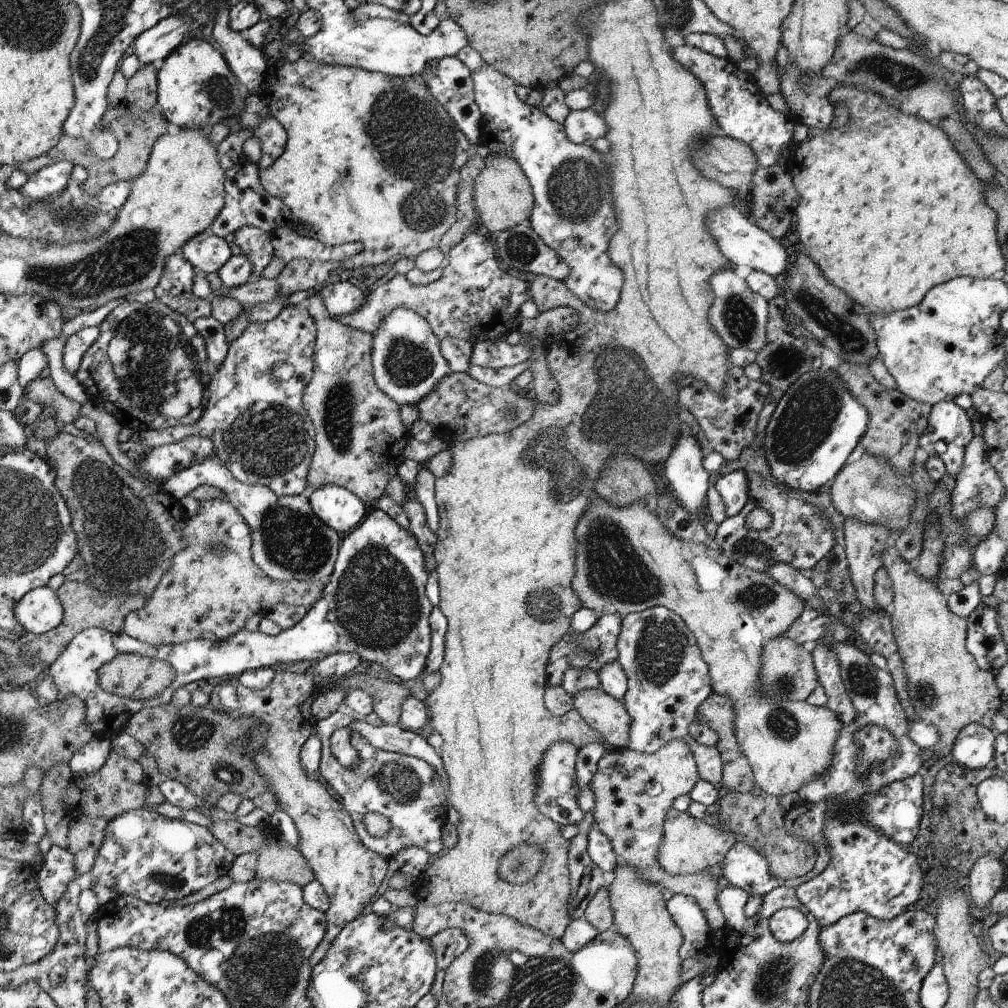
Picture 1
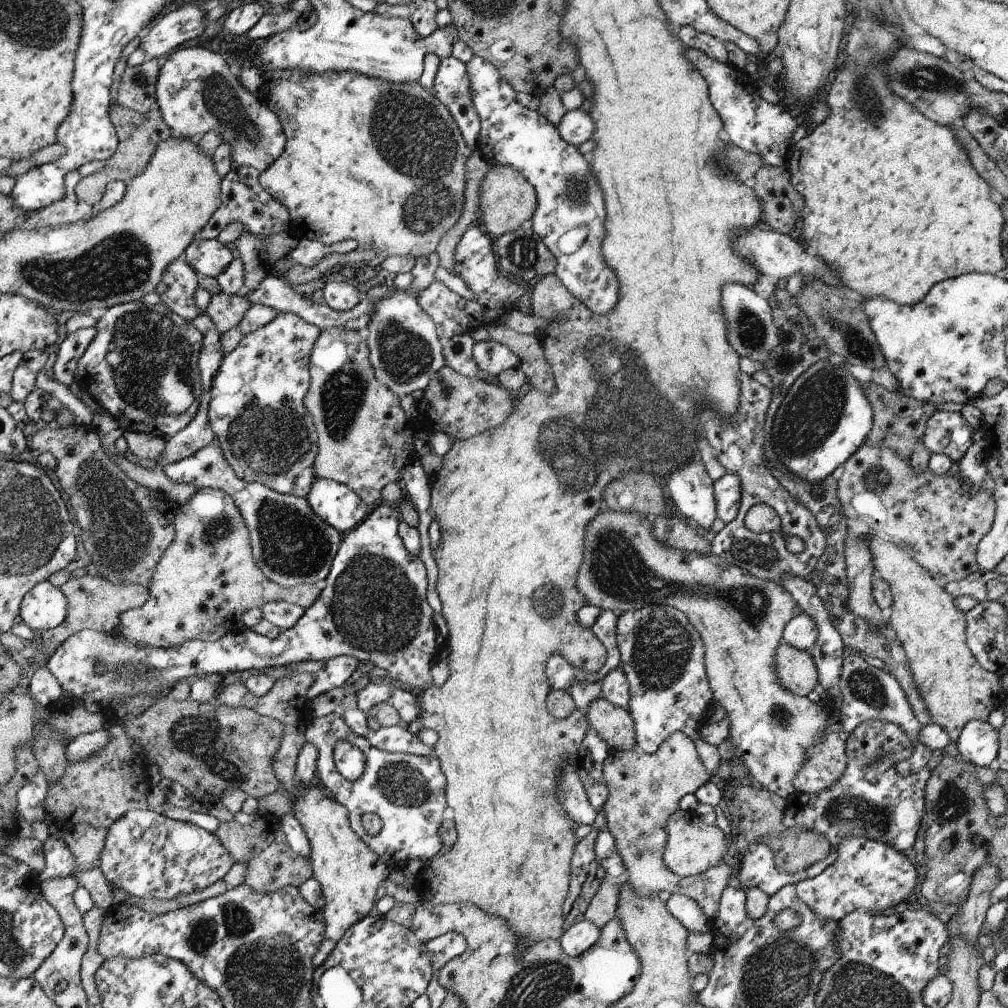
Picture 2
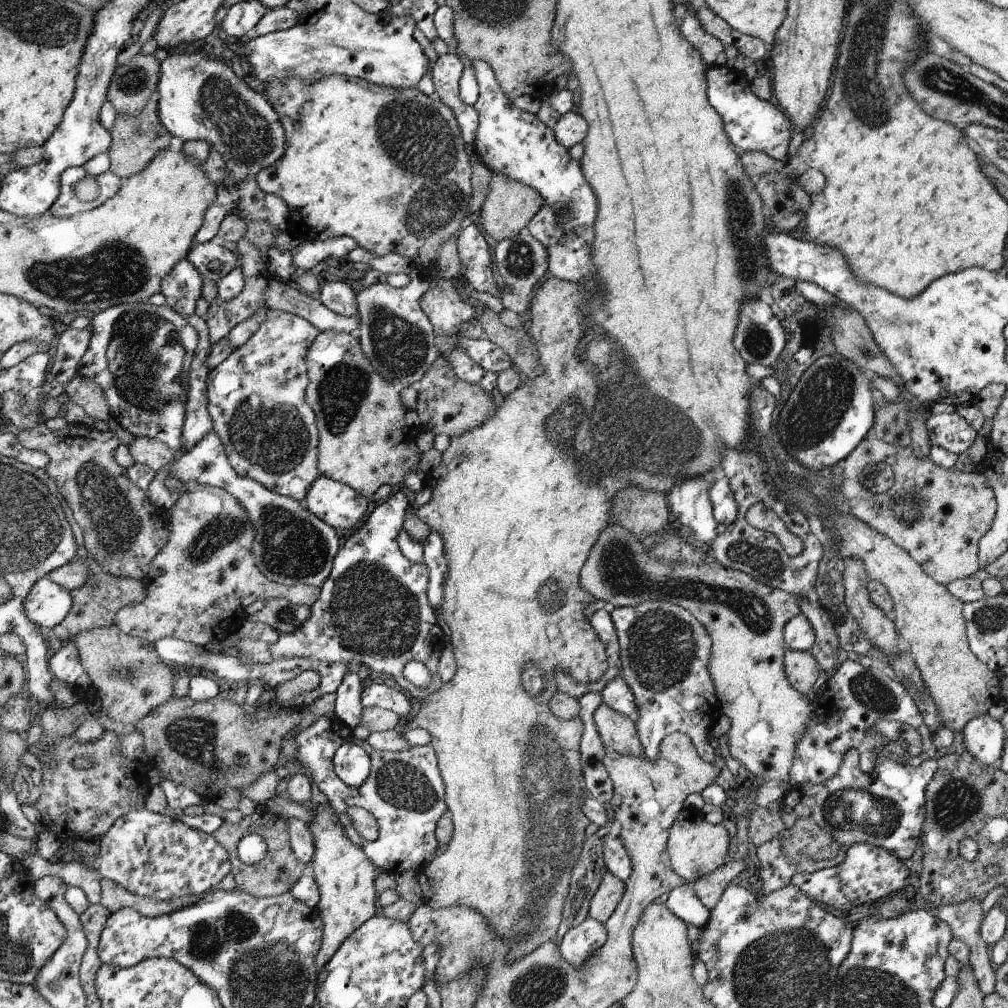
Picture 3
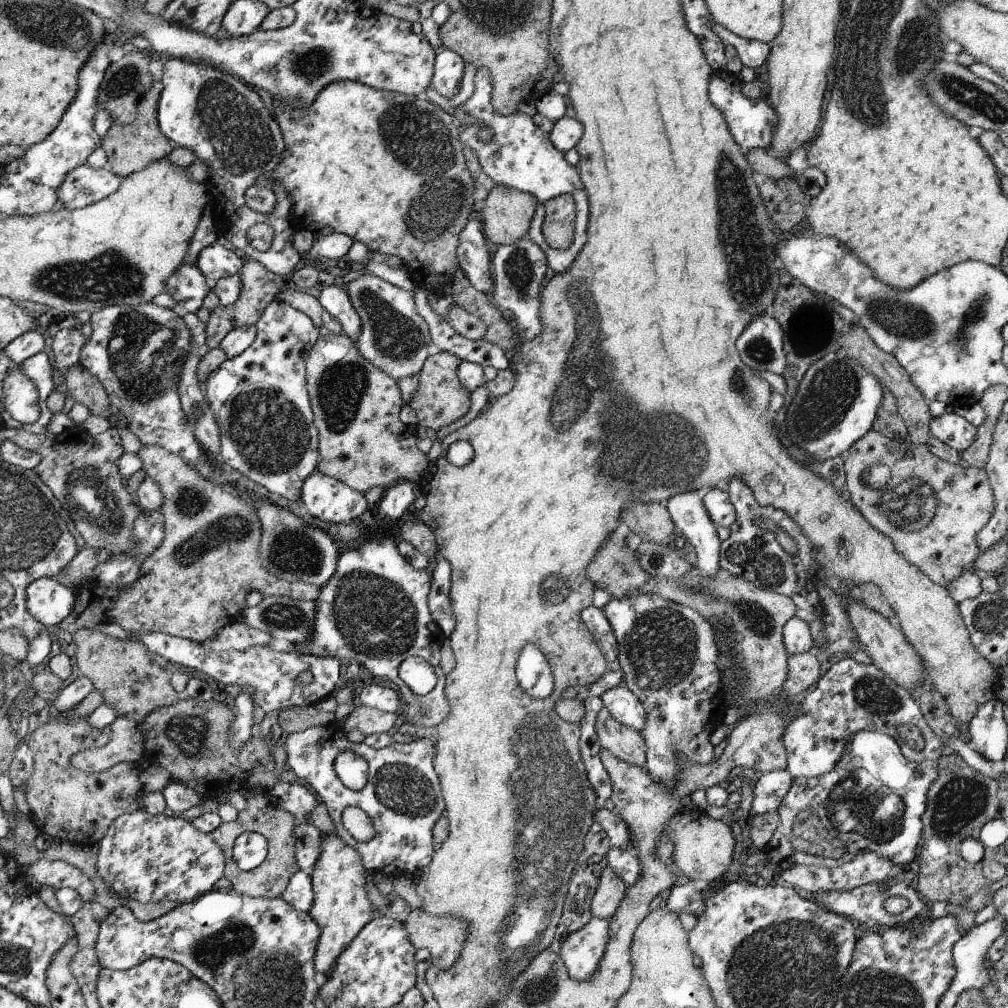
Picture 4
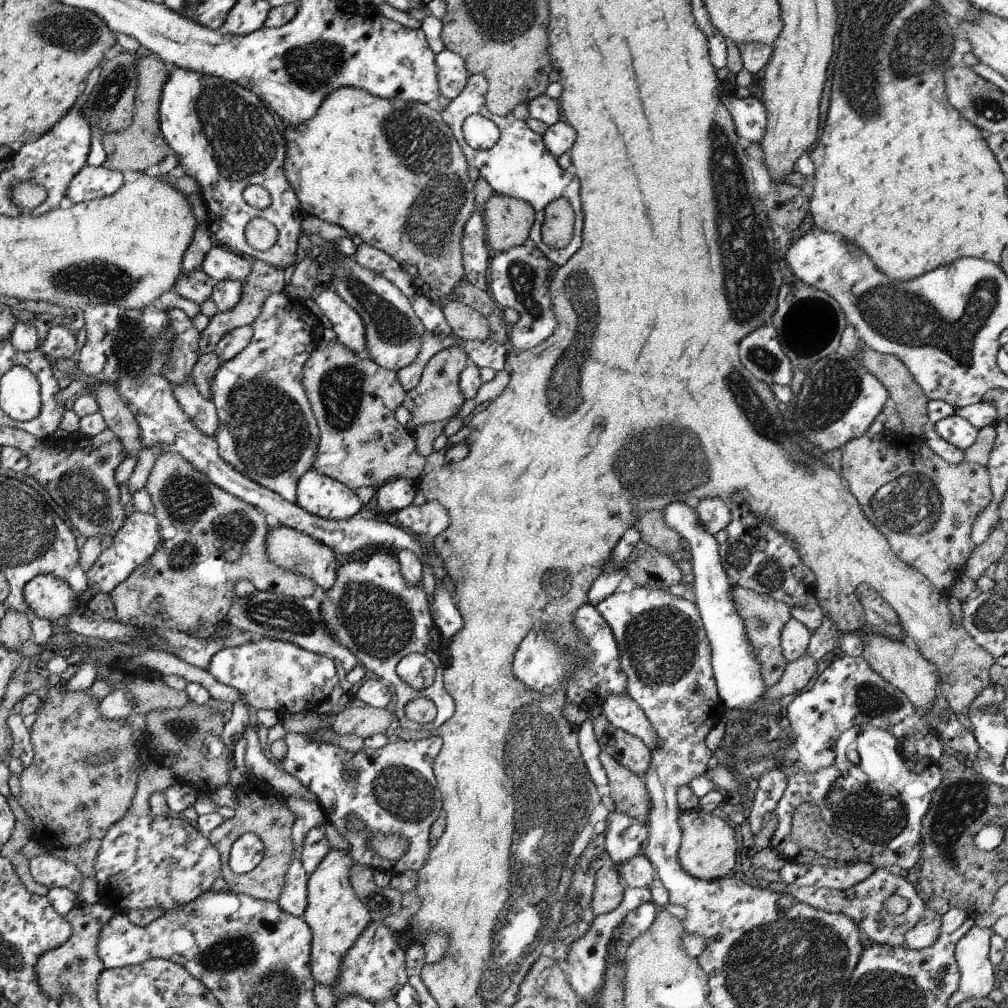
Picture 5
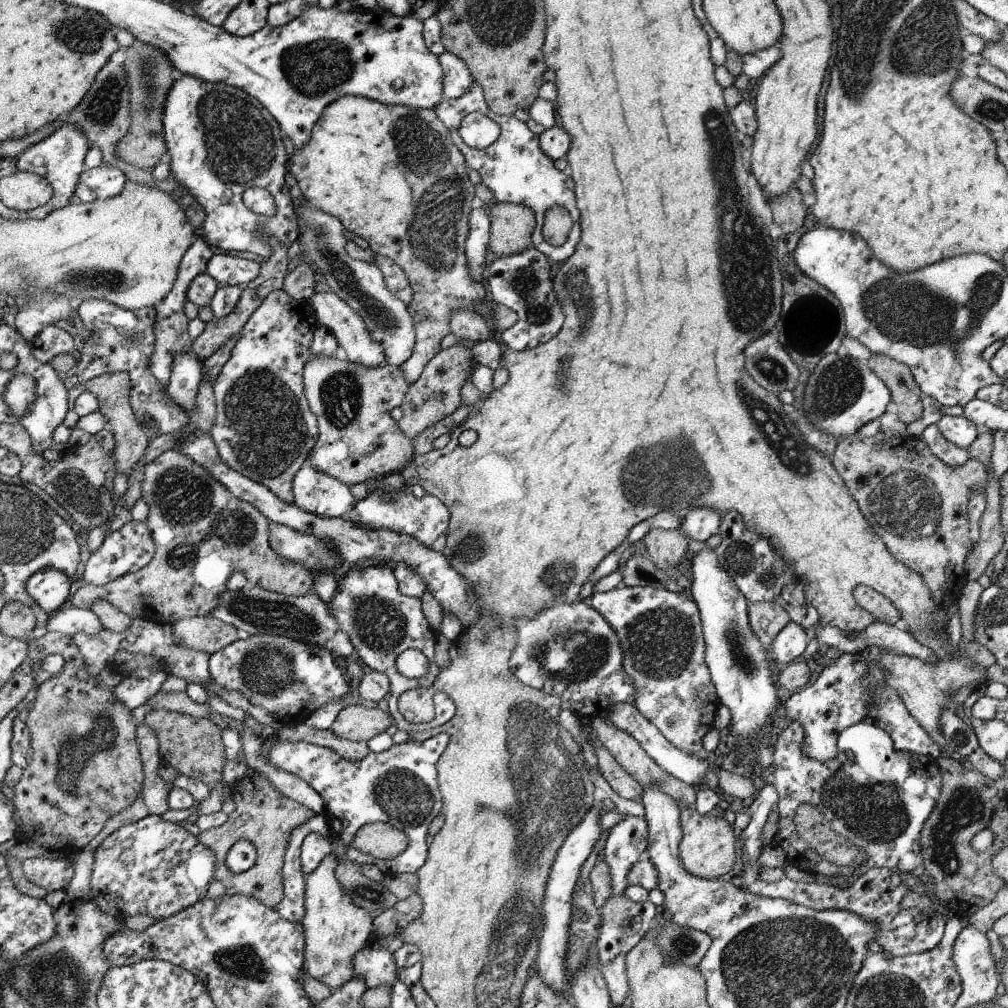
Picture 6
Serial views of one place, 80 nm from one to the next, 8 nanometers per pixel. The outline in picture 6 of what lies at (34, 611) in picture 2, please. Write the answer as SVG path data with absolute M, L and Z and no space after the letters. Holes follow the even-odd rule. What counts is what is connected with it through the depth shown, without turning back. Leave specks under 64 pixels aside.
M48 569L36 573L27 583L27 593L50 616L68 600L72 580L60 570Z

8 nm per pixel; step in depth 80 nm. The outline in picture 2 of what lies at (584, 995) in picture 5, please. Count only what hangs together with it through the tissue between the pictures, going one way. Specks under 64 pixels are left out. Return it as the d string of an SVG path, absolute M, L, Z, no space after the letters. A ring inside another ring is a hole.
M586 918L573 924L558 939L571 957L577 957L587 951L600 938L601 929Z

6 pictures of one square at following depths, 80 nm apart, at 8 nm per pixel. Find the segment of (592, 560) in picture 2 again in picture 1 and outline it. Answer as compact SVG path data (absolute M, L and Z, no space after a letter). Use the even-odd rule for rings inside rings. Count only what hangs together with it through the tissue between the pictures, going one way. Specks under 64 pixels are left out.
M596 496L596 499L592 499L592 502L588 504L587 511L582 516L579 516L579 522L575 524L575 576L571 580L571 587L578 594L583 607L600 612L602 615L618 613L620 616L625 617L632 613L646 611L650 607L663 606L683 617L687 627L694 633L695 639L702 649L703 656L709 664L710 671L712 672L712 688L714 688L714 693L728 695L733 702L733 707L736 708L736 738L739 741L742 752L744 752L752 764L757 786L764 790L764 792L777 798L783 797L788 793L797 793L805 785L827 774L827 771L833 764L836 739L840 736L844 726L837 714L832 712L827 706L817 707L811 705L808 701L779 701L778 703L773 703L767 697L764 697L763 693L759 692L759 670L762 664L763 652L772 639L780 636L780 634L785 634L788 628L791 627L791 624L796 622L799 616L803 614L806 605L805 600L786 585L780 584L779 581L773 579L768 572L750 570L743 564L728 558L718 548L714 548L712 544L707 545L707 543L697 543L696 541L681 539L674 533L669 533L667 526L658 519L655 509L653 504L642 504L642 501L639 503L634 501L631 505L619 507L606 499L600 499L598 496Z

